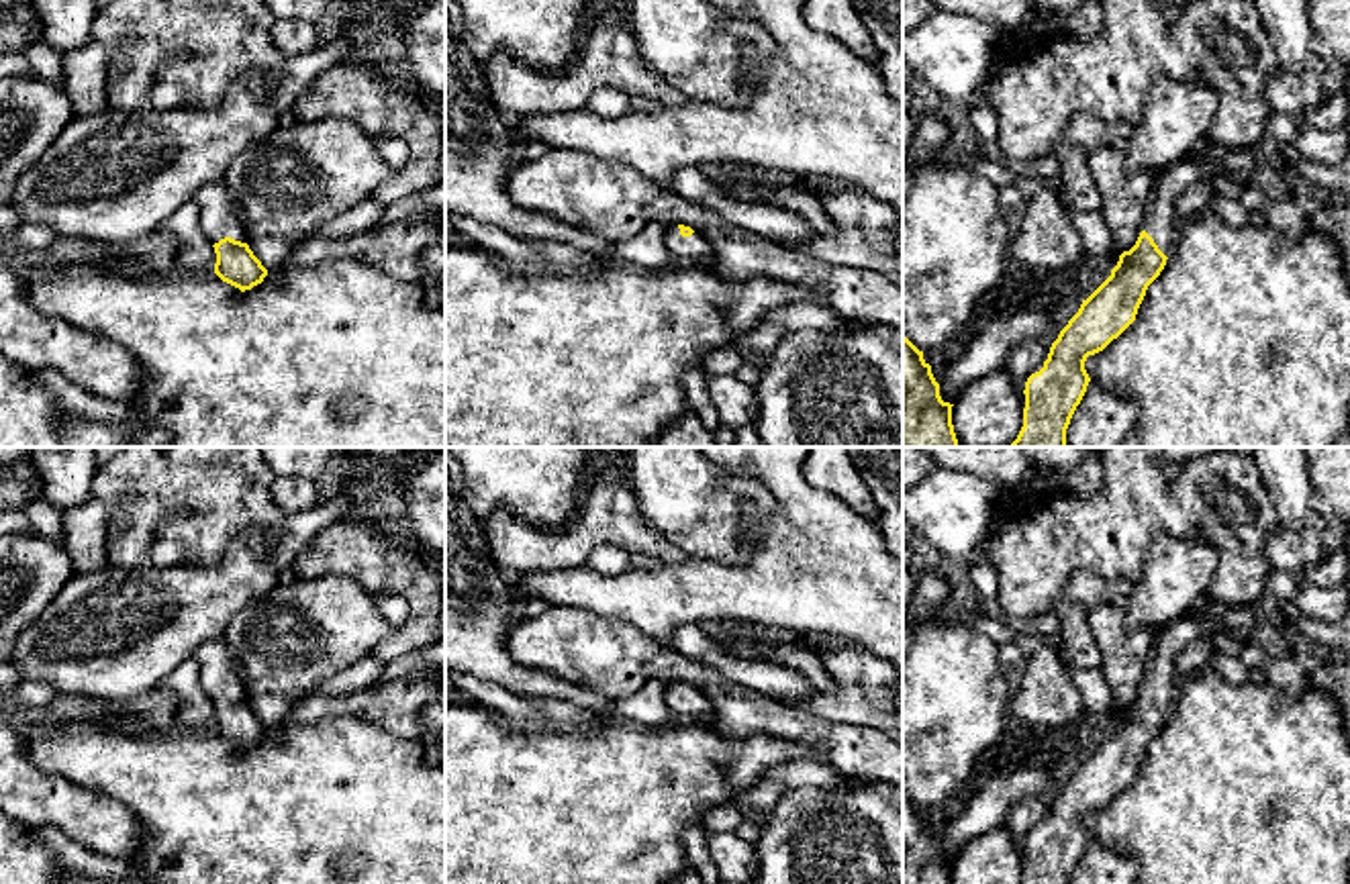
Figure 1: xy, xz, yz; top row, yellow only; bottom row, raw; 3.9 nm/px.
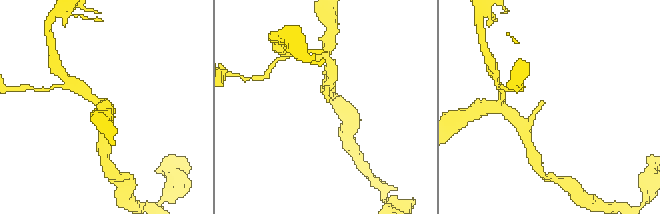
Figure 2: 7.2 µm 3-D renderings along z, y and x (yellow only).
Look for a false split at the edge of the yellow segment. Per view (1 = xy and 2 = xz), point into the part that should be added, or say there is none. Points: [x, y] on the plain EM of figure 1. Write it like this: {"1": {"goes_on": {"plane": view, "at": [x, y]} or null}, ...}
{"1": {"goes_on": {"plane": "xy", "at": [219, 674]}}, "2": {"goes_on": {"plane": "xz", "at": [687, 707]}}}

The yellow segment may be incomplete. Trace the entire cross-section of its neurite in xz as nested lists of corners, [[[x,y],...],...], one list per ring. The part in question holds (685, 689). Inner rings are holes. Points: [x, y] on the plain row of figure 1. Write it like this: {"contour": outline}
{"contour": [[[670,682],[664,700],[678,721],[711,719],[715,710],[701,690],[684,682]]]}

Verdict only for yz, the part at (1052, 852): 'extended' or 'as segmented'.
extended

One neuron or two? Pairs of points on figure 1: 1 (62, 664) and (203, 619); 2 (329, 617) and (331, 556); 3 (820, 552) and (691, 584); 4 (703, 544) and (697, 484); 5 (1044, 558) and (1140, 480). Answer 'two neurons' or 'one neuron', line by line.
1: one neuron
2: two neurons
3: one neuron
4: one neuron
5: one neuron

